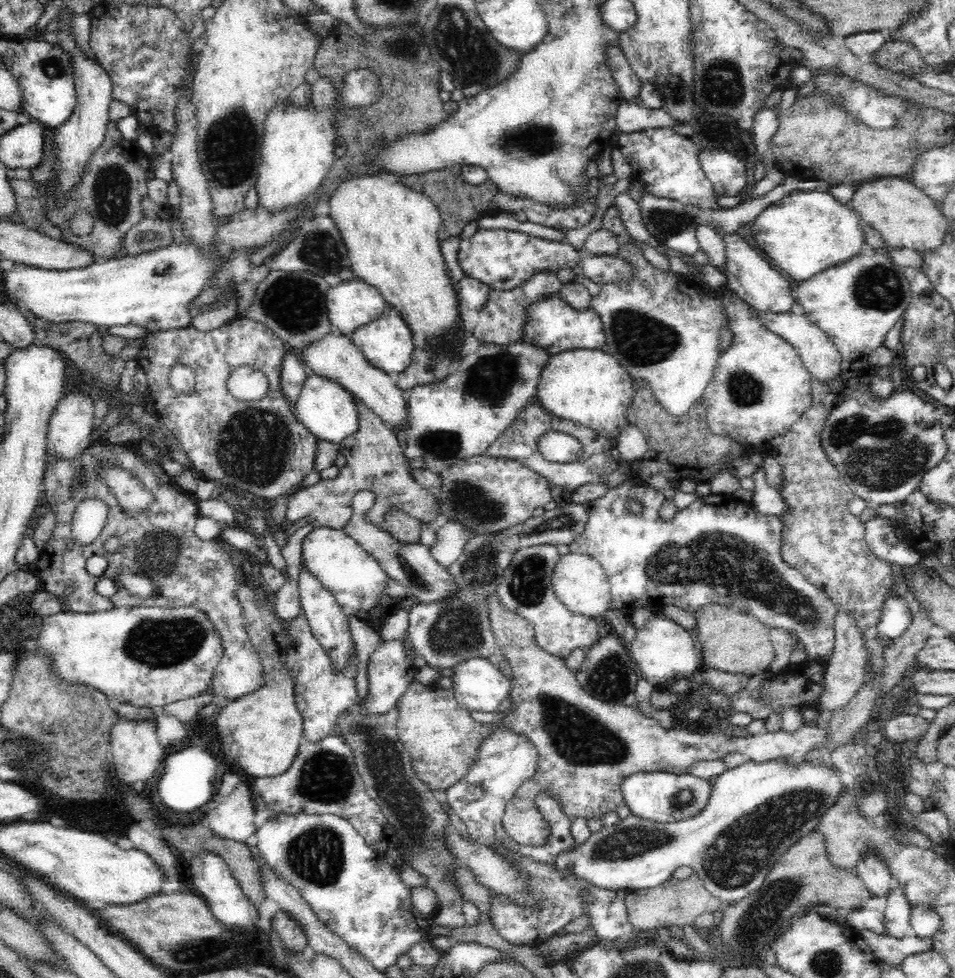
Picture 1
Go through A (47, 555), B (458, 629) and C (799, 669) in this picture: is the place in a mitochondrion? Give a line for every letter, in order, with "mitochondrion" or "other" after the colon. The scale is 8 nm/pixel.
A: other
B: mitochondrion
C: other

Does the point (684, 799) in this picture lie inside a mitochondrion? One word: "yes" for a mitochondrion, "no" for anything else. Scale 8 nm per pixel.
yes

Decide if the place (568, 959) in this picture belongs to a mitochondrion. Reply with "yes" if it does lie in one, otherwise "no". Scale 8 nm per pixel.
no

